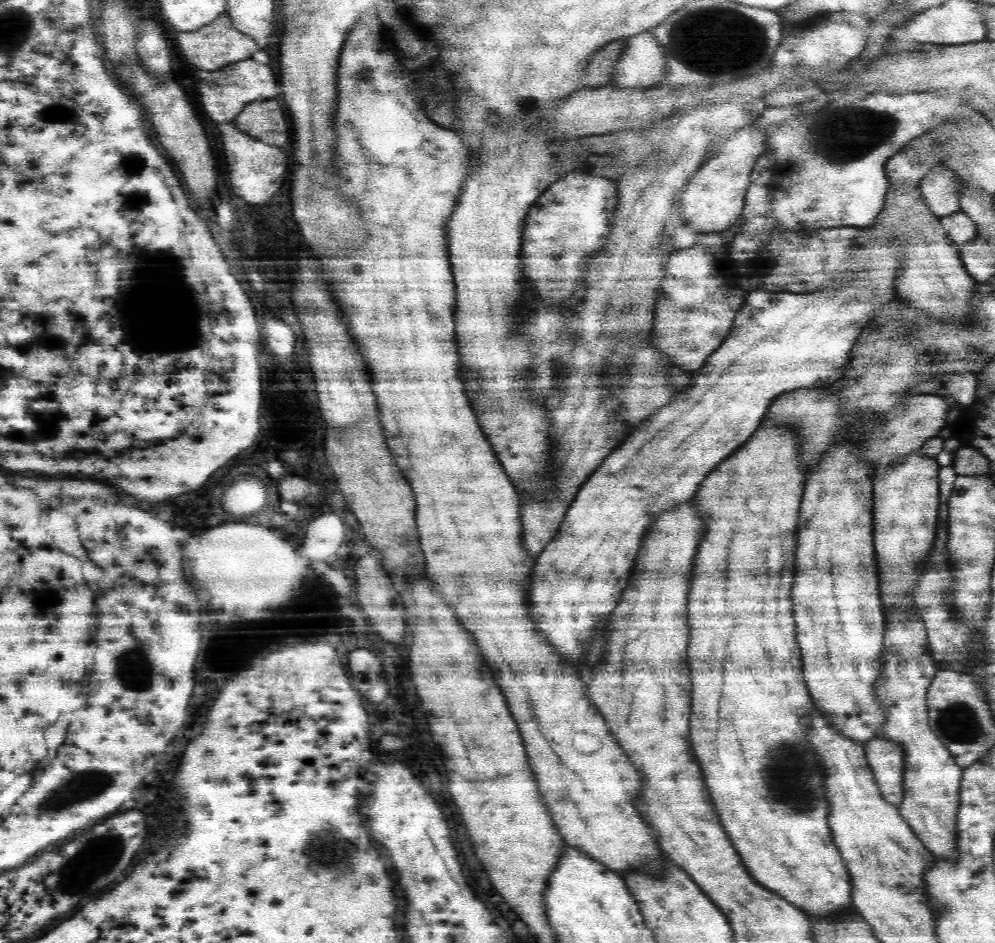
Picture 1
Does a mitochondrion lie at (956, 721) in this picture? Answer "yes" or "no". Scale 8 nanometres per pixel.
yes

